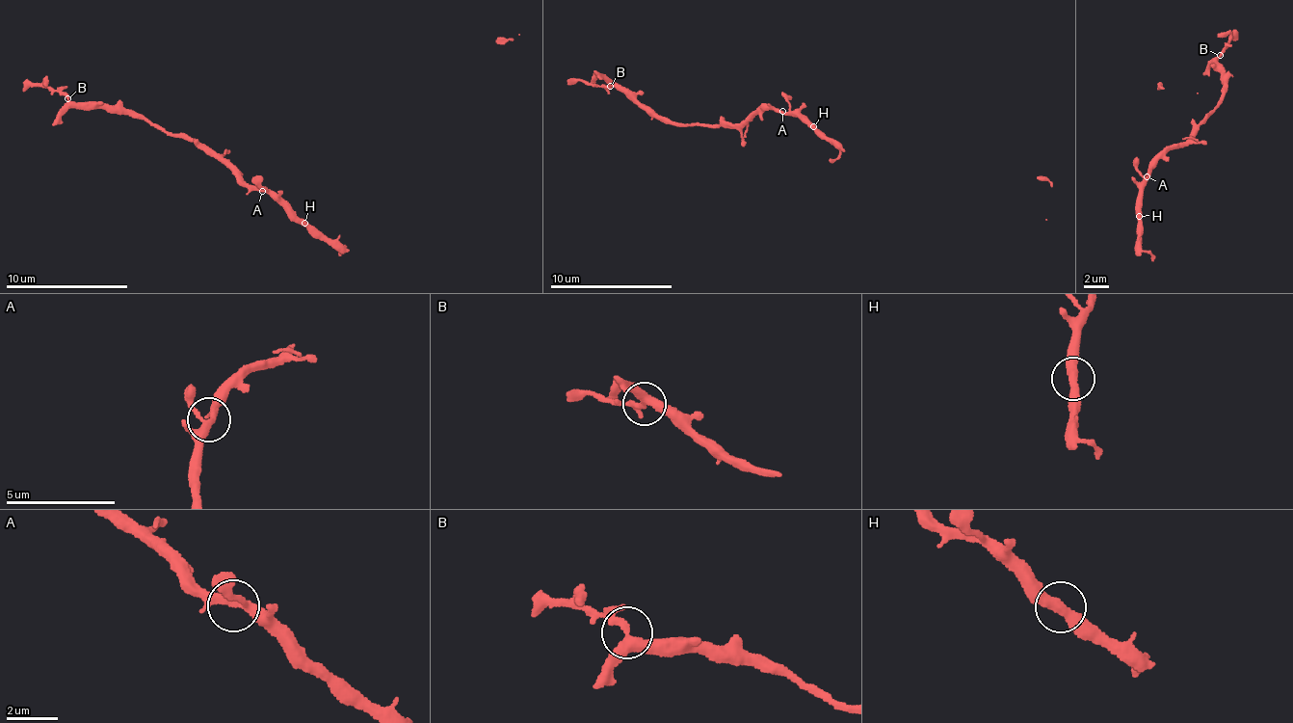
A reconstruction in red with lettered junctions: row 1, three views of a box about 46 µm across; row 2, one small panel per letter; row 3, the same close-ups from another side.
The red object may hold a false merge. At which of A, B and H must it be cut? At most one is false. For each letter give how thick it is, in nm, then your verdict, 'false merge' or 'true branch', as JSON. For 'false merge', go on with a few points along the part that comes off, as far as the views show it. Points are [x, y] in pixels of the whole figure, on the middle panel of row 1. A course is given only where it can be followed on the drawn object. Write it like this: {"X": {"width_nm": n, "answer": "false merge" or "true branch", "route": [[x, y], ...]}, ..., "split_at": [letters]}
{"A": {"width_nm": 240, "answer": "true branch"}, "B": {"width_nm": 320, "answer": "false merge", "route": [[609, 87], [584, 82], [567, 83]]}, "H": {"width_nm": 400, "answer": "true branch"}, "split_at": ["B"]}

